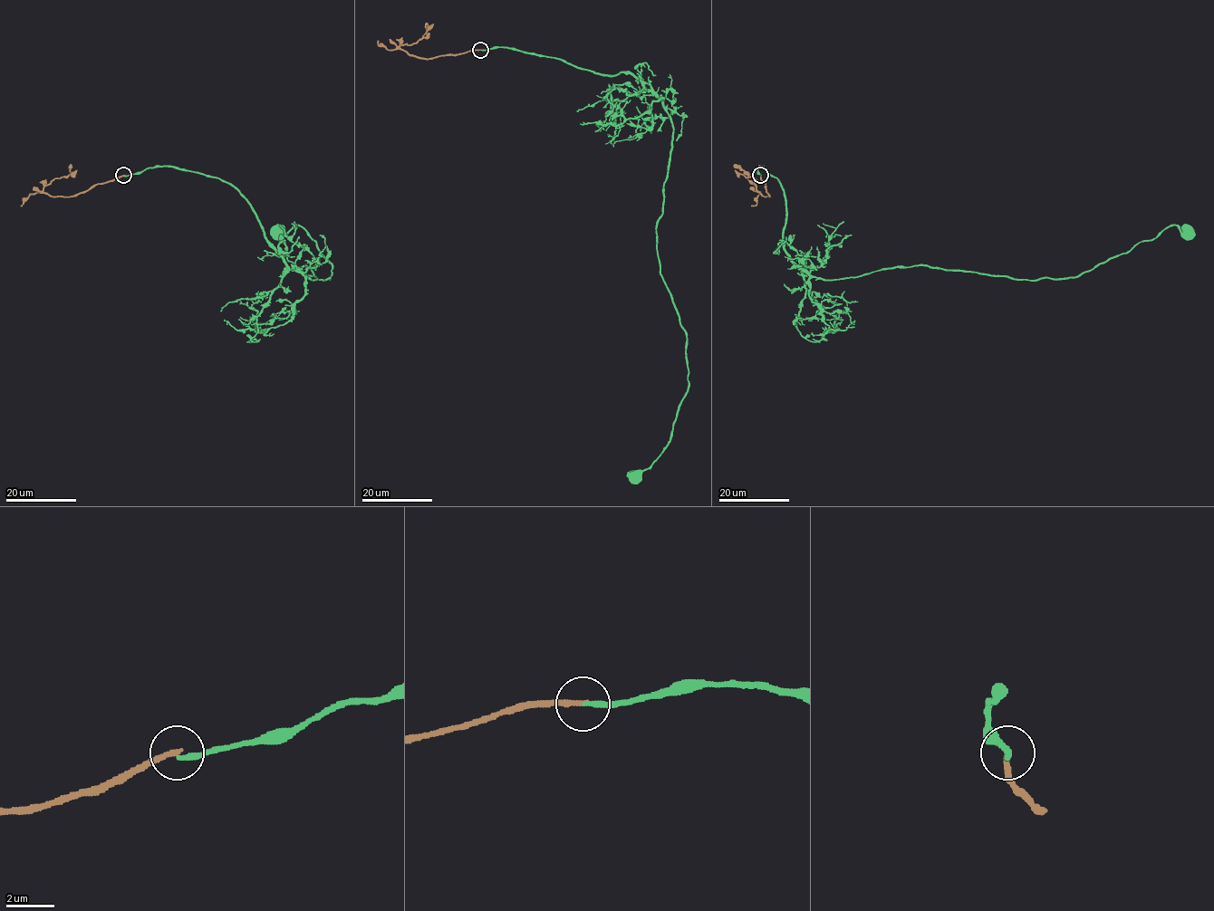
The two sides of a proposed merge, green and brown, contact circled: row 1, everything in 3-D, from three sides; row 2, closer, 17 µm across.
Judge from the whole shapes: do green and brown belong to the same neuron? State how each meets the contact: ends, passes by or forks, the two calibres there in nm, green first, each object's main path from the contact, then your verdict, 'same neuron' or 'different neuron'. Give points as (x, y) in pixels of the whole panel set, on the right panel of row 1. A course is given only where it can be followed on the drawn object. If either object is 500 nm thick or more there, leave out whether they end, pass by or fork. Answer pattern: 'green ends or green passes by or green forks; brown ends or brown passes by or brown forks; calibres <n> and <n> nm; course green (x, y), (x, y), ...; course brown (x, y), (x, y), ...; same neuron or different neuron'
green ends; brown ends; calibres 200 and 220 nm; course green (761, 176), (764, 167), (784, 191), (785, 254), (831, 280), (926, 265), (1076, 277), (1168, 227), (1187, 232); course brown (761, 176), (768, 196), (757, 189), (756, 179), (734, 165); different neuron

